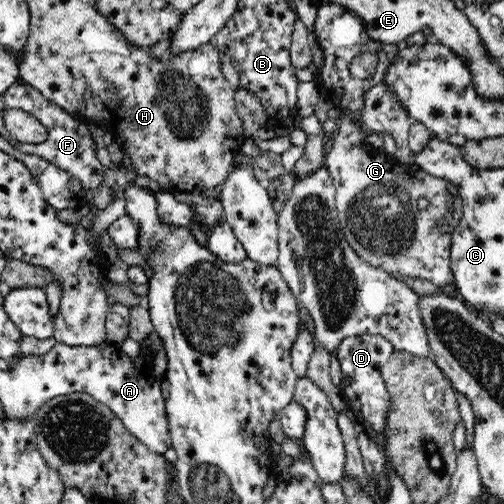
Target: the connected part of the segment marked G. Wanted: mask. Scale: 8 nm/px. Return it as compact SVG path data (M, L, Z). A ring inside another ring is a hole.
M343 112L342 116L340 116L337 131L340 132L340 134L336 136L332 150L325 155L325 169L330 173L334 183L339 221L340 225L342 225L342 231L344 231L346 241L348 241L348 243L352 245L352 248L354 248L354 251L360 255L360 259L368 262L375 268L382 268L384 271L390 273L392 277L396 277L396 279L403 280L405 276L418 277L424 280L430 280L439 287L453 282L453 276L450 270L451 236L456 228L456 224L459 223L462 212L462 199L458 192L458 187L451 182L426 174L415 164L403 166L394 156L388 154L383 149L377 150L373 148L368 141L366 141L367 137L363 128L360 128L355 118L348 112ZM420 198L426 198L426 202L428 202L426 208L422 208L421 210L418 208L418 200L420 200Z

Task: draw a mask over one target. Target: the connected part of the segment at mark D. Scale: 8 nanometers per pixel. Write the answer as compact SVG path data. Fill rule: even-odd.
M358 334L347 336L335 350L342 370L340 384L350 411L361 412L364 423L369 425L371 432L380 434L385 425L385 412L389 407L389 392L381 377L381 371L395 351L392 343L379 334Z

